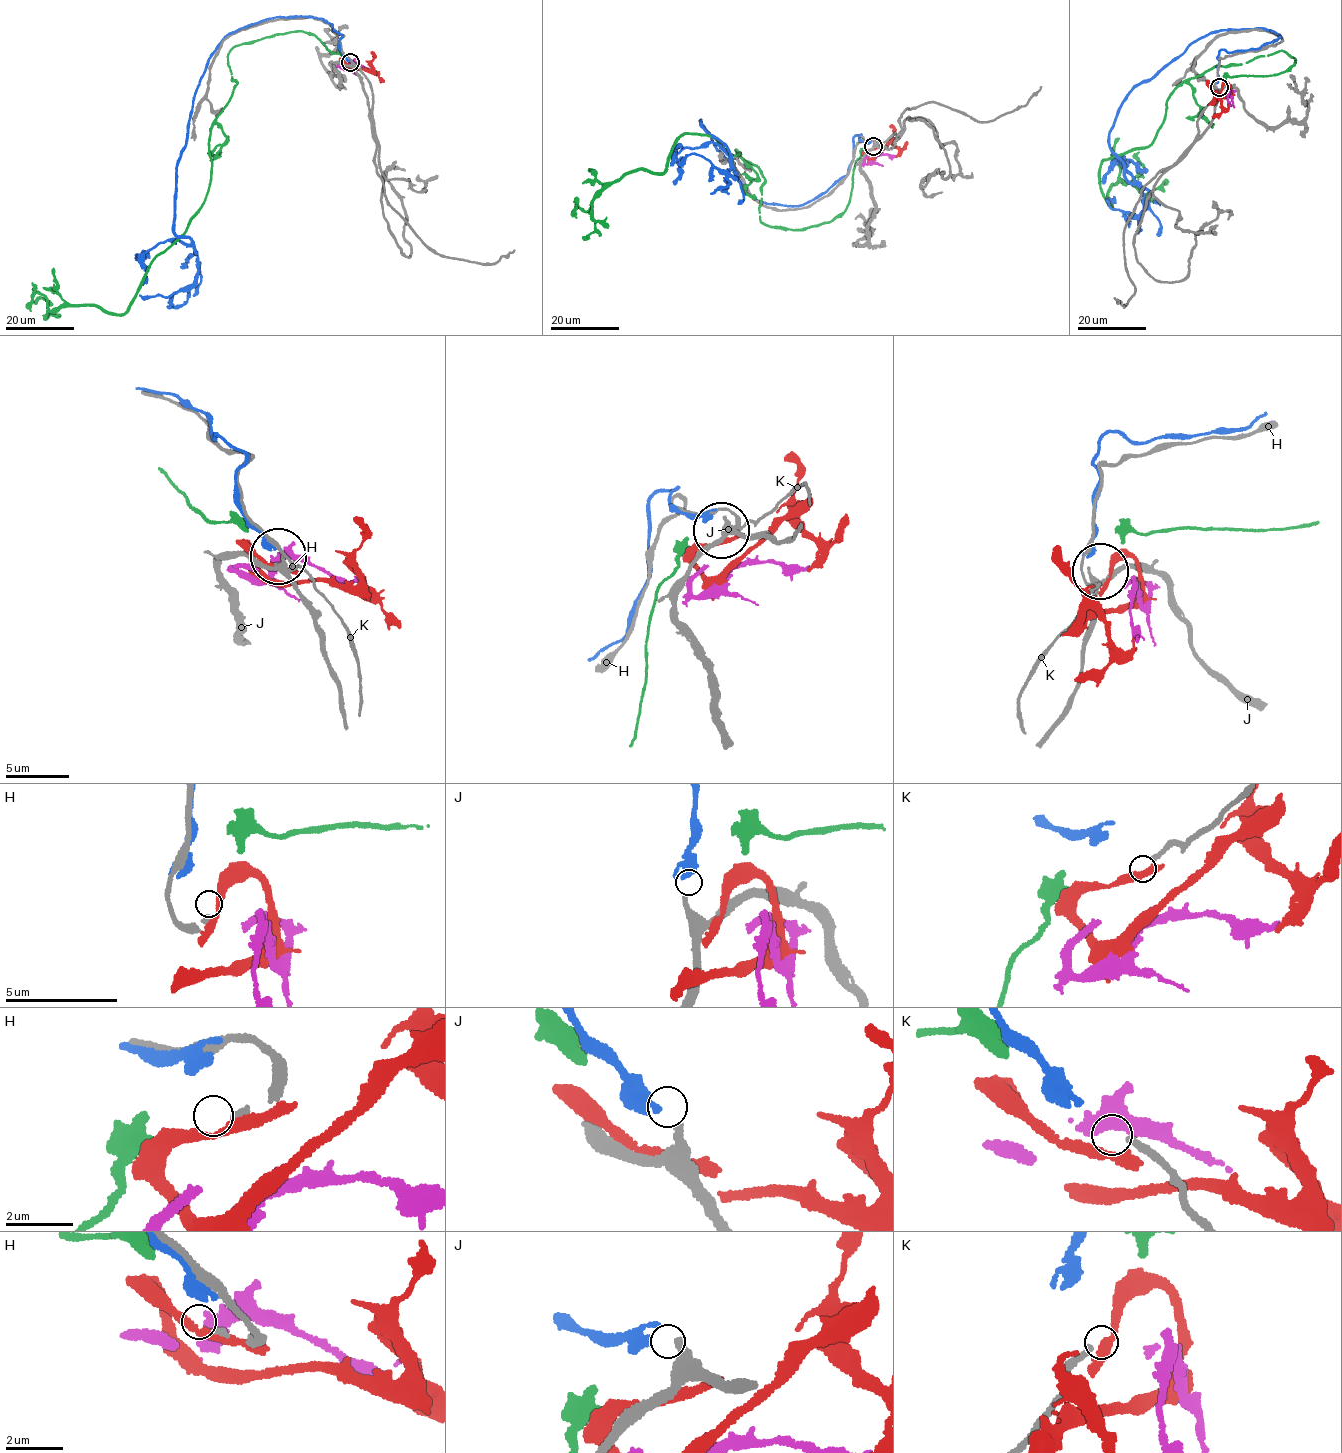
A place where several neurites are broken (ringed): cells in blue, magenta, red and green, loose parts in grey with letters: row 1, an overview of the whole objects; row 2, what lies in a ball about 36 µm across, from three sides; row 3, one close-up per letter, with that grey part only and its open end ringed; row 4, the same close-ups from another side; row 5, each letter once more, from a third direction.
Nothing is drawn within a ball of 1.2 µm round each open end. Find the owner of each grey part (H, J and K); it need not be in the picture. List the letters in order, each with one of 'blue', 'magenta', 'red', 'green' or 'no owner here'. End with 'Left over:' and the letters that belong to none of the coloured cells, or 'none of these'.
H: no owner here
J: no owner here
K: no owner here
Left over: H, J, K

